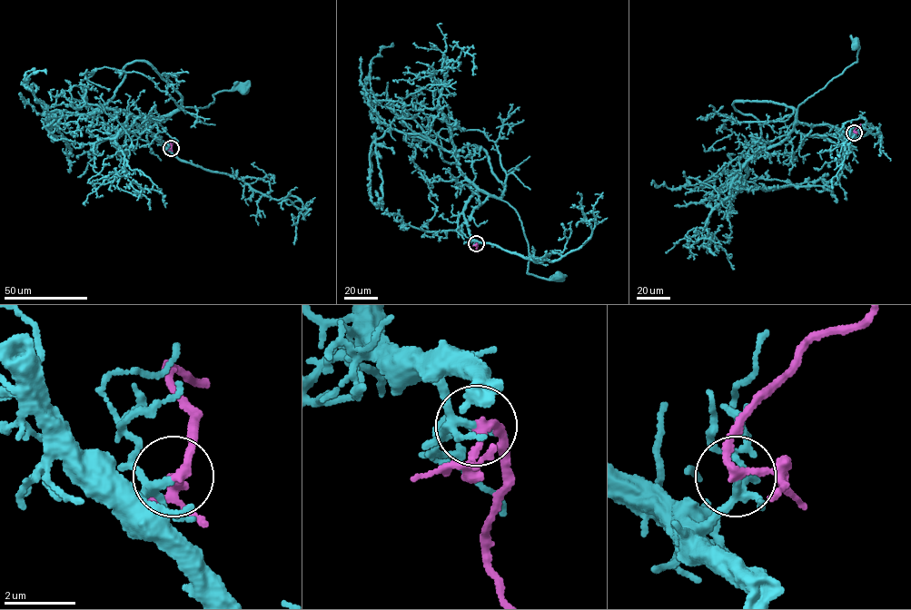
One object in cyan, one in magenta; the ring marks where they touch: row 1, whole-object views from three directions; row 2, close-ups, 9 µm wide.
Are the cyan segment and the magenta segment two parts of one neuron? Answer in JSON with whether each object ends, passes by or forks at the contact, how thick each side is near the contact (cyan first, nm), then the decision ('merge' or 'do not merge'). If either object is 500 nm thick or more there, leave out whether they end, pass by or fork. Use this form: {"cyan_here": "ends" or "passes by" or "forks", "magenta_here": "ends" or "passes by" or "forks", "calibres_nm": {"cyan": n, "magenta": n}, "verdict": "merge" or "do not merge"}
{"cyan_here": "forks", "magenta_here": "passes by", "calibres_nm": {"cyan": 170, "magenta": 200}, "verdict": "merge"}

